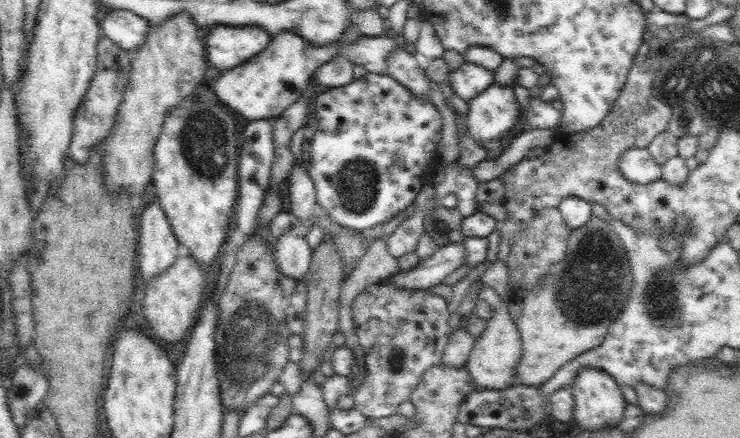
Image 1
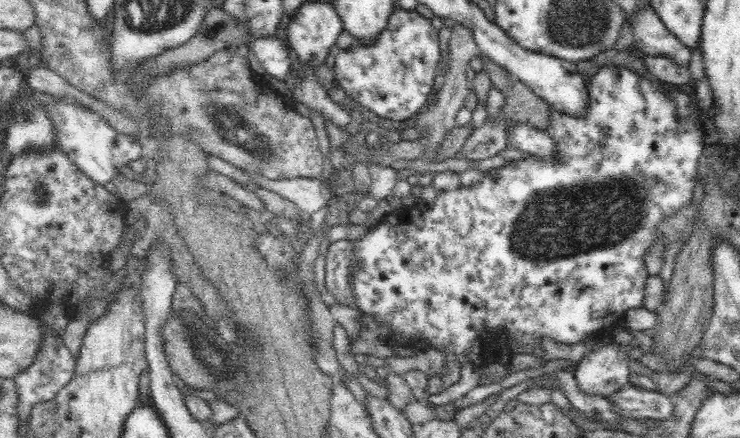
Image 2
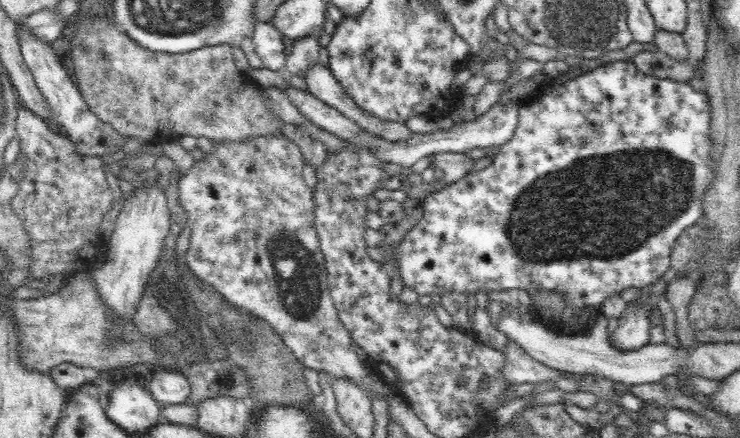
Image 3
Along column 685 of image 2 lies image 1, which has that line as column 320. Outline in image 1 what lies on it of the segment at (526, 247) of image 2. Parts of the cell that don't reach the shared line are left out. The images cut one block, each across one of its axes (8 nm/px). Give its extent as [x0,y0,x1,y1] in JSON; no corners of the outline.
[308,72,442,233]

